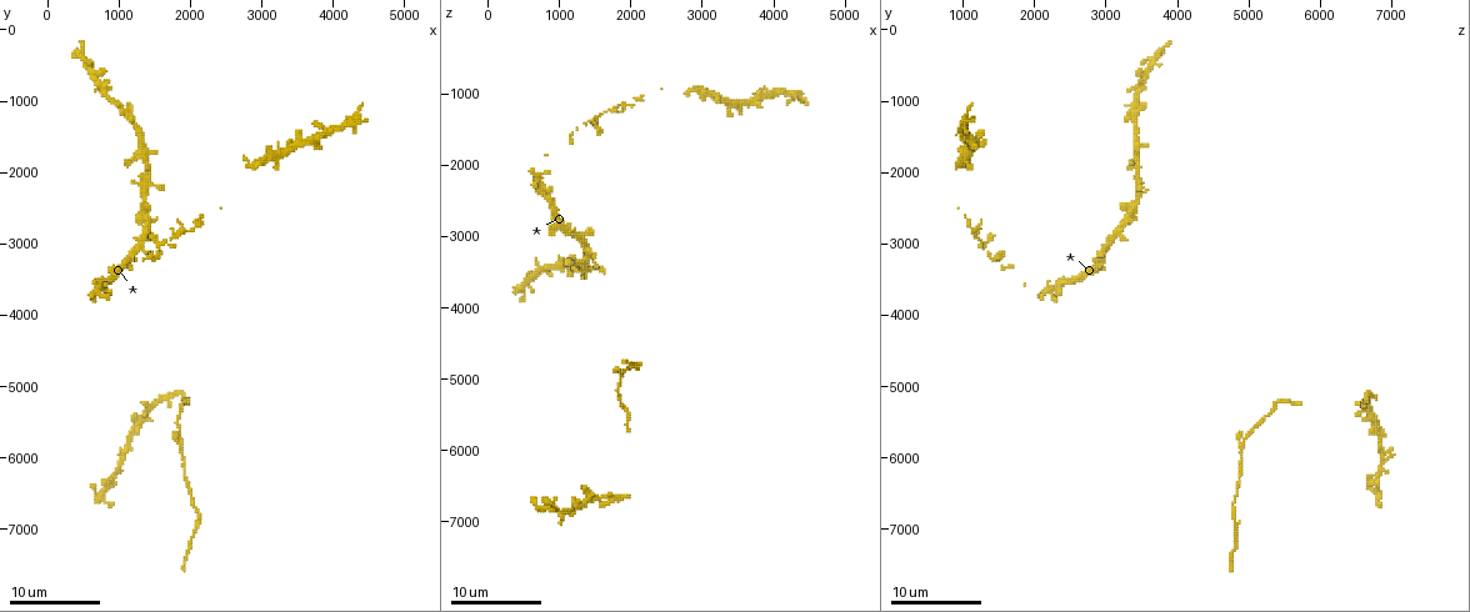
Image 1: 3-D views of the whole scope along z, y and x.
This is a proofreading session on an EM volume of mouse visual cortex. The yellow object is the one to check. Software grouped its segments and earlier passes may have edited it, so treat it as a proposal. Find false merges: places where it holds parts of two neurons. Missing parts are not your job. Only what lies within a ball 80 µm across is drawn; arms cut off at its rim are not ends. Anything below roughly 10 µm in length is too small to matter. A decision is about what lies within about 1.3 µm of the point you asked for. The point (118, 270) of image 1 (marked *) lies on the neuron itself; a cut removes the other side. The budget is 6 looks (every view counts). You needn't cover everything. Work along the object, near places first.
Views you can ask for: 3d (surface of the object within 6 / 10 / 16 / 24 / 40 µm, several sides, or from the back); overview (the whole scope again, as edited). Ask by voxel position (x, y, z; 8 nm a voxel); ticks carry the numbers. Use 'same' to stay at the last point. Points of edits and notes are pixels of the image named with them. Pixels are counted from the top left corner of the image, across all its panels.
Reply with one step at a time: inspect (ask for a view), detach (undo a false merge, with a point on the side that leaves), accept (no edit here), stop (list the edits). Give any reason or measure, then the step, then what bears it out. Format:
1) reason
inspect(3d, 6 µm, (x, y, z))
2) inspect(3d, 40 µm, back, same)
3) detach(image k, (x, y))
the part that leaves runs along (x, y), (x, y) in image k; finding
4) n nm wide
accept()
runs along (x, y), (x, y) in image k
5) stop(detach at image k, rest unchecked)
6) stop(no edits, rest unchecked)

three-way junction
inspect(3d, 6 µm, (1400, 2850, 3250))

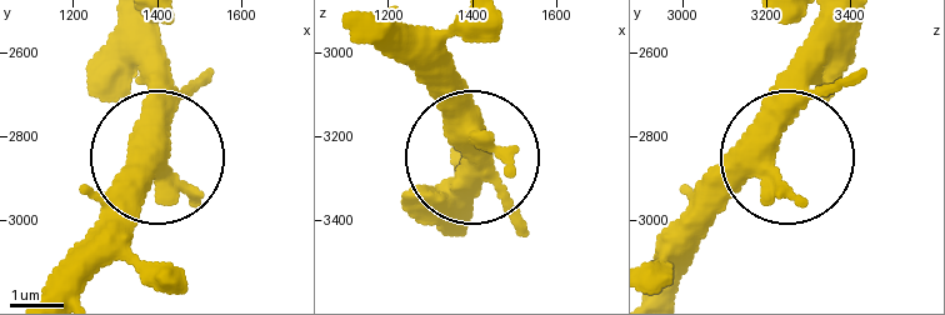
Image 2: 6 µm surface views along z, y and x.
440 nm wide
accept()
one neuron here

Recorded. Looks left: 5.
two arms in line, one across
inspect(3d, 16 µm, (1850, 5850, 4900))

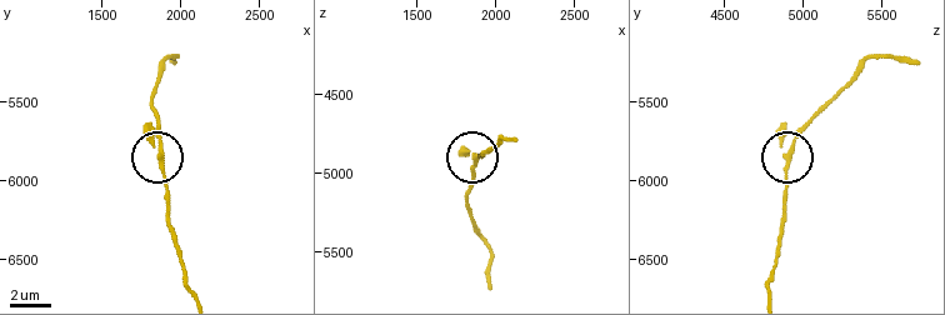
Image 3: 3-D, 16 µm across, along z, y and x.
inspect(3d, 16 µm, back, (1860, 5820, 4900))

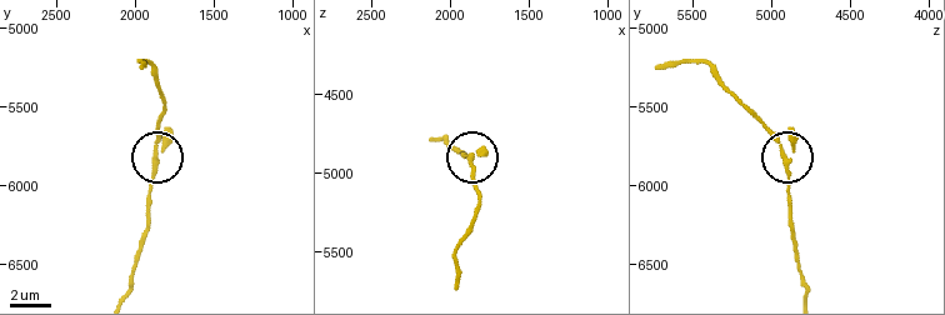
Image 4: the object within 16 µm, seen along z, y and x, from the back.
190 nm wide
accept()
continuous, no second neuron

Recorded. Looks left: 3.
thick turns thin
inspect(3d, 16 µm, (1200, 5650, 6800))

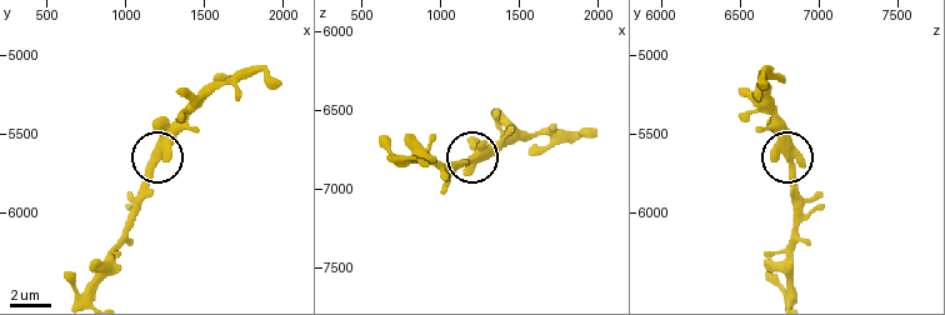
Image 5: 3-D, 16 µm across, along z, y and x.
accept()
one neuron here

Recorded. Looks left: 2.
stop(no edits, rest unchecked)

